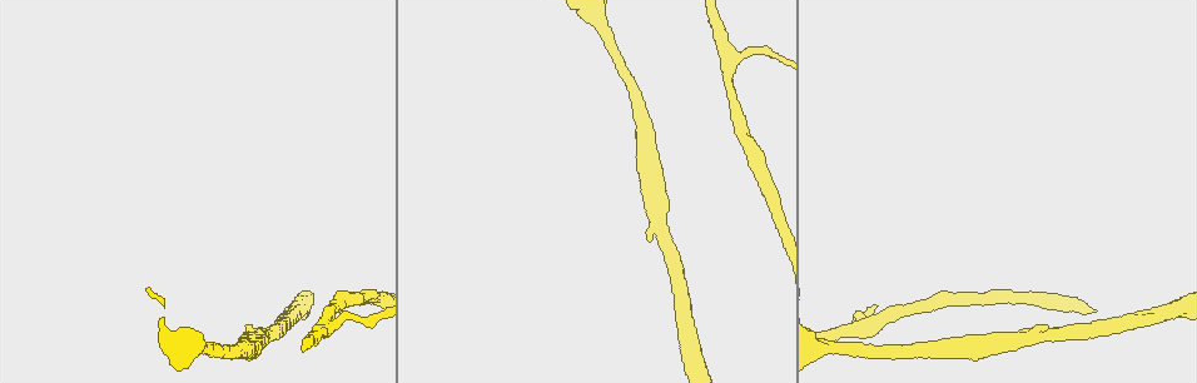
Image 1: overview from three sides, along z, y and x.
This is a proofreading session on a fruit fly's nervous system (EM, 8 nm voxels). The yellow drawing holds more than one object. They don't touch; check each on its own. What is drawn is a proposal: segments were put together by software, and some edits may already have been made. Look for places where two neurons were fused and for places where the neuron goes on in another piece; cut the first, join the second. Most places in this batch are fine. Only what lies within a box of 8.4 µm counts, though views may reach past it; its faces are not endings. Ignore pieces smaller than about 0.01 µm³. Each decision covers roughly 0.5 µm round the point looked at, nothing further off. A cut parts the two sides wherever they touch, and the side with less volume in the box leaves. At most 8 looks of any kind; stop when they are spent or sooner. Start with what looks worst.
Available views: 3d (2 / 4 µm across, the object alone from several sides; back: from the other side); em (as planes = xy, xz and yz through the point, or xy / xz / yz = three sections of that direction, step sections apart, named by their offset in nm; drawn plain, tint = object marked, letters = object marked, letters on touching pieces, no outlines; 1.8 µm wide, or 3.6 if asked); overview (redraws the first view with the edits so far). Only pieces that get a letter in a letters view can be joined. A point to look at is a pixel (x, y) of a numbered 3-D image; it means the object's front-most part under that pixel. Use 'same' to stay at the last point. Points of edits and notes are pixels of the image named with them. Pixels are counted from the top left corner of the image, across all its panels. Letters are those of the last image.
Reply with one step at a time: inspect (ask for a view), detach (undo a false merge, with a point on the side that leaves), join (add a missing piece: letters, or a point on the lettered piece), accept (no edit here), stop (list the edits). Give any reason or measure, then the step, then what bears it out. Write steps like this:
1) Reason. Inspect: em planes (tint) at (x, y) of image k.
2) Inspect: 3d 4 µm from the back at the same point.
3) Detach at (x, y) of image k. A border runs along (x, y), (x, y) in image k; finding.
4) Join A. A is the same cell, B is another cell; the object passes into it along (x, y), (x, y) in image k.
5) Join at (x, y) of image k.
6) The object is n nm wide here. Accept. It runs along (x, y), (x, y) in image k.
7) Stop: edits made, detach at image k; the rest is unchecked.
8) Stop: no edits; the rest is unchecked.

Thick turns thin. Inspect: em planes (letters) at (732, 61) of image 1.

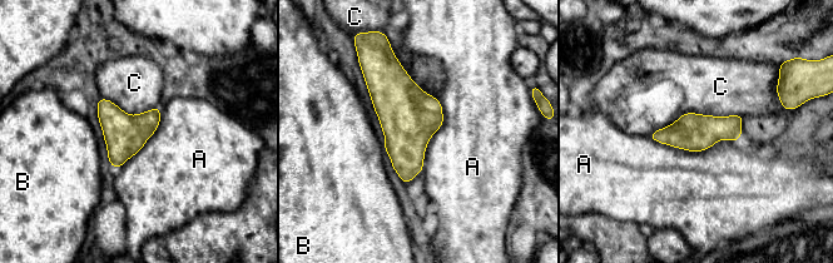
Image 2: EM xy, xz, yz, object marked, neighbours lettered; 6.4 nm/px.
The longest contact is with A, 600 nm. Accept. A, B and C are other cells; a border runs along (648, 135), (688, 150), (740, 138) in image 2; all the same neuron.

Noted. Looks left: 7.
Calibre changes. Inspect: 3d 2 µm at (638, 117) of image 1.

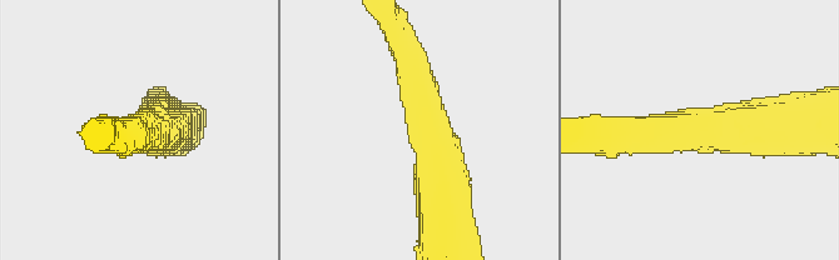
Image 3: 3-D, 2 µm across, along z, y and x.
The arms are 200, 380 nm wide. Inspect: em planes (tint) at (428, 129) of image 3.

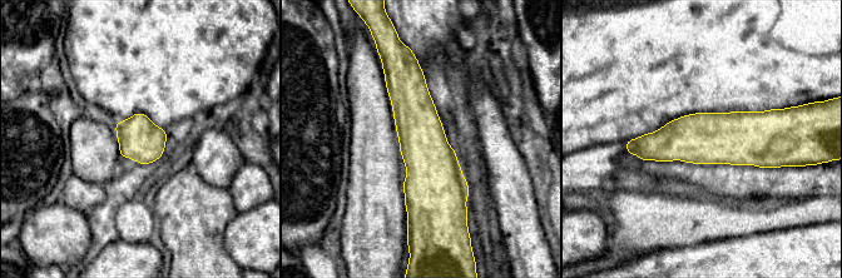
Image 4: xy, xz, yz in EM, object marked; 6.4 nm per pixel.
Inspect: em planes (letters) at the same point.

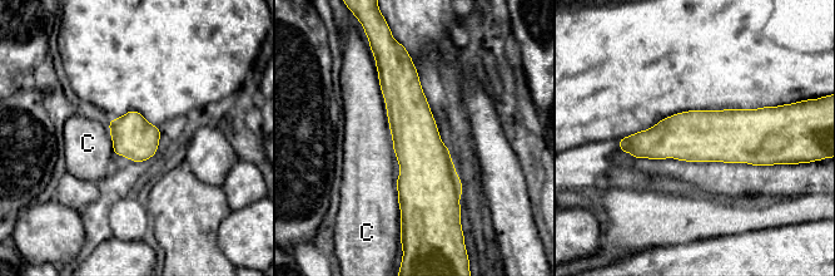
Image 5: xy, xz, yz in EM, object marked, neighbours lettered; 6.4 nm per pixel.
Accept. C is another cell; a border runs along (383, 99), (393, 151) in image 5; continuous, no second neuron.

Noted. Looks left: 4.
Thick turns thin. Inspect: em planes (letters) at (195, 345) of image 1.

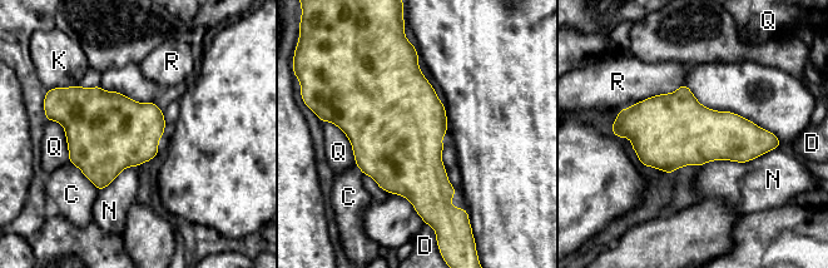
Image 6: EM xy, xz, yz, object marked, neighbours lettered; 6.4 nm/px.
Accept. C, D, K, N, Q and R are other cells; a border runs along (779, 145), (747, 162), (699, 165) in image 6; continuous, no second neuron.

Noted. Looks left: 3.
Stop: no edits; the rest is unchecked.

